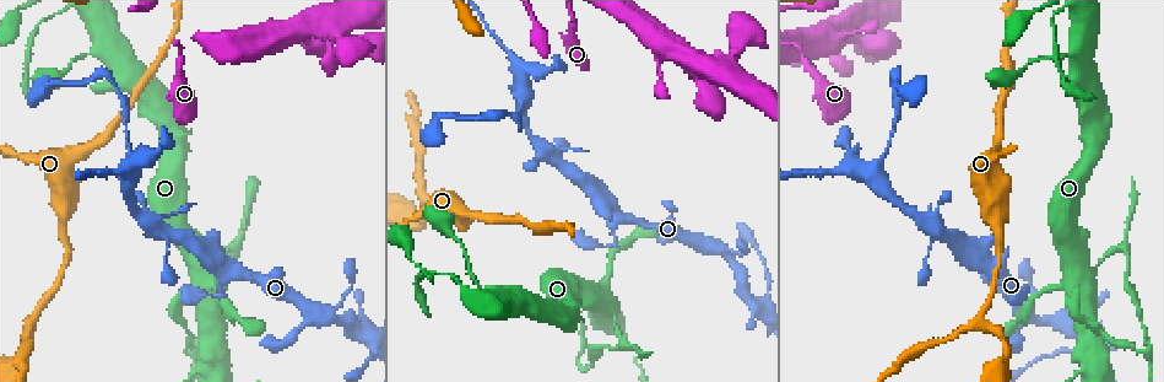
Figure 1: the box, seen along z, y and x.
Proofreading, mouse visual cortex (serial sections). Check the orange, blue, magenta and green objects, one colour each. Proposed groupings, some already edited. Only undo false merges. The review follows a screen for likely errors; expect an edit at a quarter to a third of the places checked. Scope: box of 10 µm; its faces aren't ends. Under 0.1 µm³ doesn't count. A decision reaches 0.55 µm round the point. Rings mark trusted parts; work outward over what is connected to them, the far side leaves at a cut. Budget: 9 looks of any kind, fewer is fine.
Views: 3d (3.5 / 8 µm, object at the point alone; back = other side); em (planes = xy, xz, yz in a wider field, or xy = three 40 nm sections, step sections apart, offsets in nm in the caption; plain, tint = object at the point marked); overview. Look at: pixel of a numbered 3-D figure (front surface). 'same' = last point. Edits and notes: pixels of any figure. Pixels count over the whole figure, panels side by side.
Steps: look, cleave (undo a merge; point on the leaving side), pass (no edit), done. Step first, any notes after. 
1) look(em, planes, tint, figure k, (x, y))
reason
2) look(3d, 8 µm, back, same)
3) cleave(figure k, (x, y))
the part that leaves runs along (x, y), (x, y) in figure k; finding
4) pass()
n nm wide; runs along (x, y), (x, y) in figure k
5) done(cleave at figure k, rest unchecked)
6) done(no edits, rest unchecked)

look(3d, 3.5 µm, figure 1, (127, 147))
sudden change in width

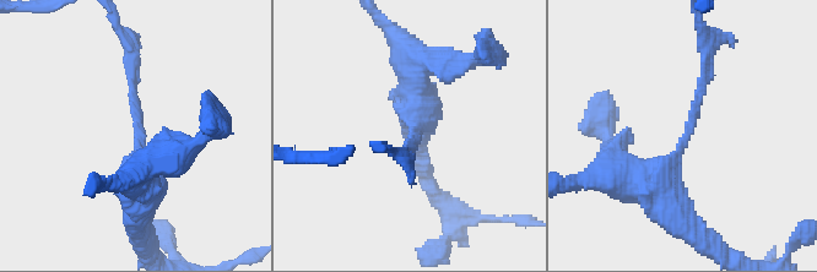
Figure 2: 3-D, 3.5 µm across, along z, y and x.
look(em, xy, step 3, tint, figure 2, (138, 131))
arms of 100, 450 nm; need the tissue

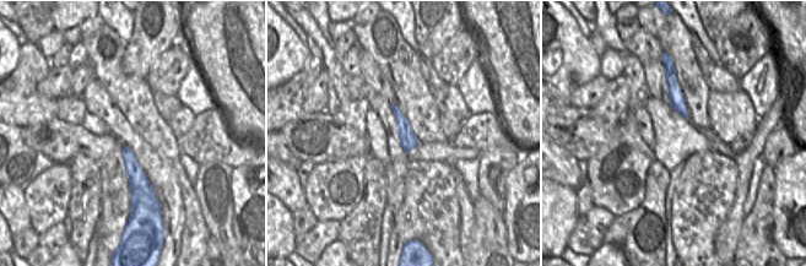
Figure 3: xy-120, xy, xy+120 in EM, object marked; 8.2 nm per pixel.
pass()
runs along (671, 75), (677, 103), (685, 113) in figure 3; one cell here

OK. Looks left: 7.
look(3d, 3.5 µm, figure 1, (981, 316))
branch point

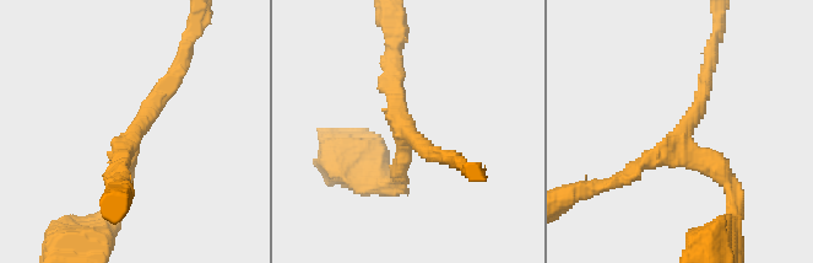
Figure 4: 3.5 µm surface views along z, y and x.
look(em, xy, step 1, plain, figure 4, (131, 139))
3 arms; arms of 200, 200, 250 nm

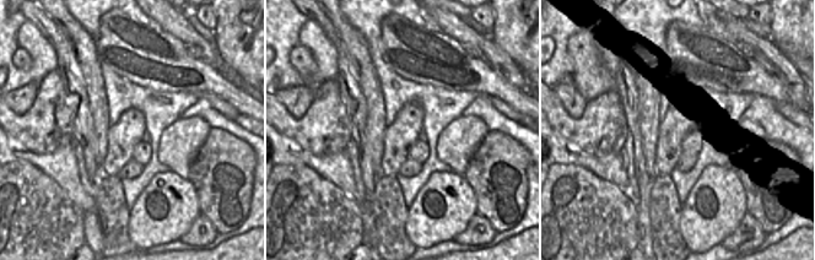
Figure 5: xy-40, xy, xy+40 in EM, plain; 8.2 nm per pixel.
look(em, xy, step 1, tint, same)

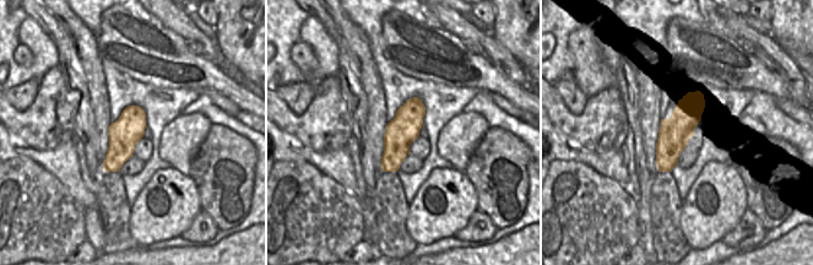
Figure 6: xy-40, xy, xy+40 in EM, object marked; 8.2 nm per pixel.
pass()
runs along (698, 95), (675, 133), (661, 168) in figure 6; all the same cell

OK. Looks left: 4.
look(3d, 8 µm, figure 1, (231, 251))
sharp bend

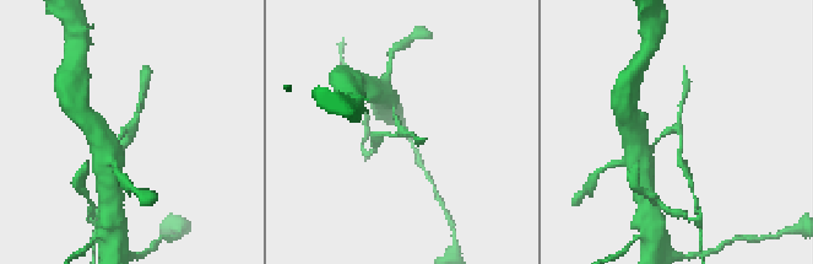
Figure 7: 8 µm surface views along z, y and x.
look(em, xy, step 2, tint, same)

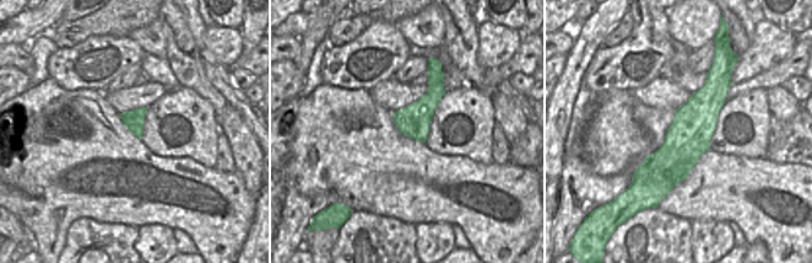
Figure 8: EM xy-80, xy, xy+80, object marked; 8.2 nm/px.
pass()
runs along (713, 74), (665, 191) in figure 8; continuous, no second cell

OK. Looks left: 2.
look(3d, 3.5 µm, back, figure 1, (579, 365))
three arms meet

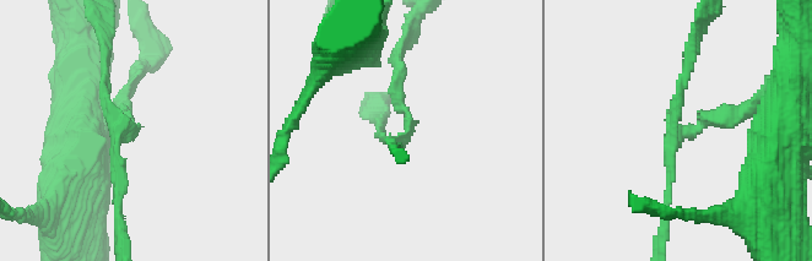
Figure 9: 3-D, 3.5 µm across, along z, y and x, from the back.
look(em, xy, step 5, tint, figure 9, (411, 129))
3 arms; arms of 100, 150, 200 nm; now the EM

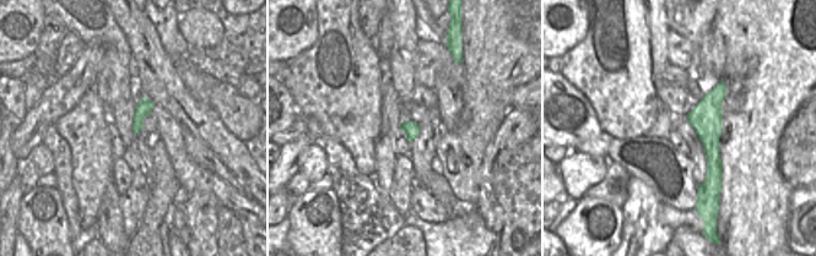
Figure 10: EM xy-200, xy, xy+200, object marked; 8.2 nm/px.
pass()
runs along (720, 86), (711, 103), (707, 181) in figure 10; all the same cell

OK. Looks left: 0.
done(no edits, rest unchecked)

